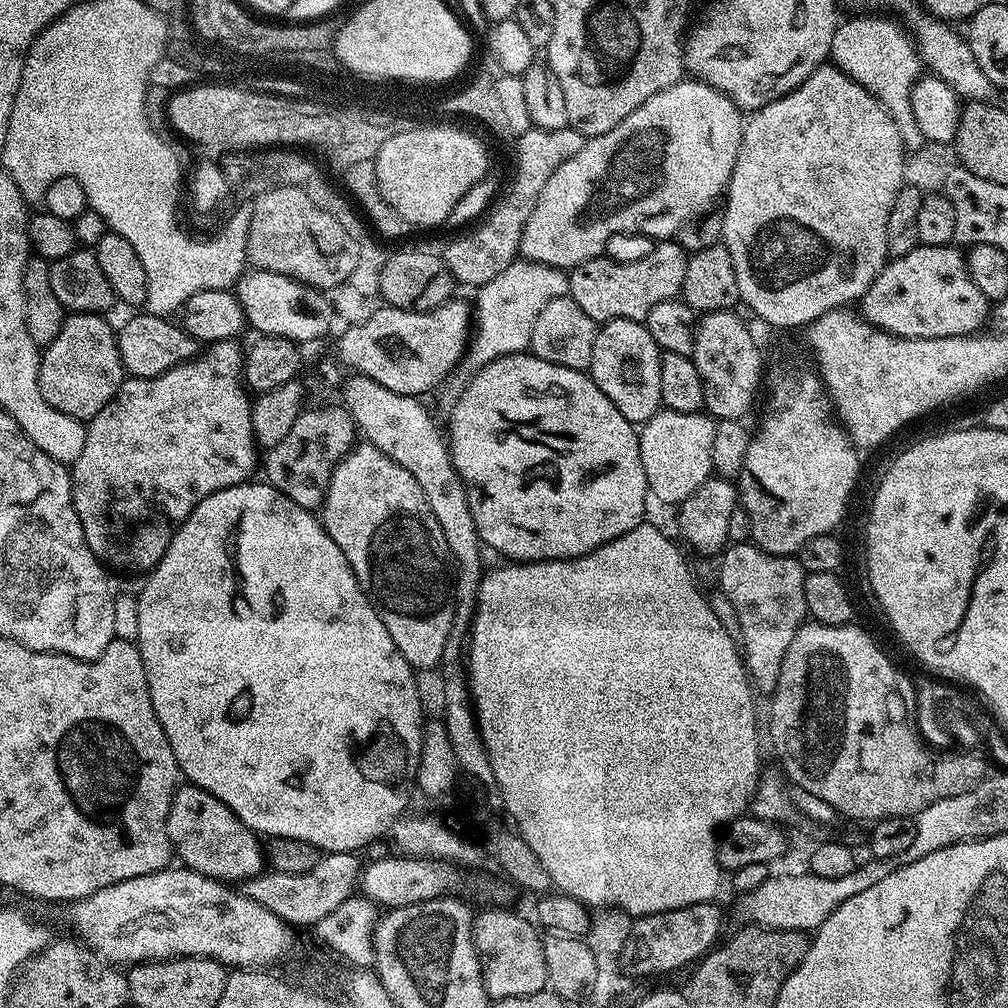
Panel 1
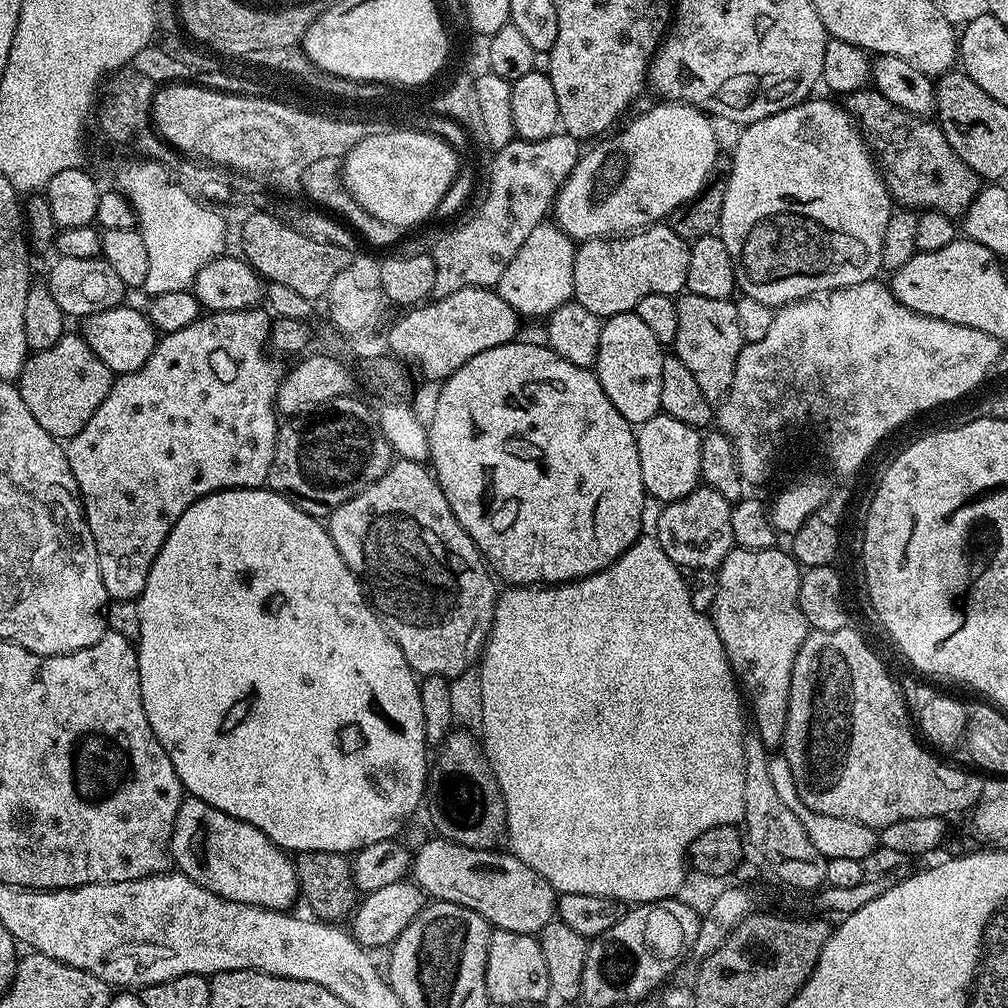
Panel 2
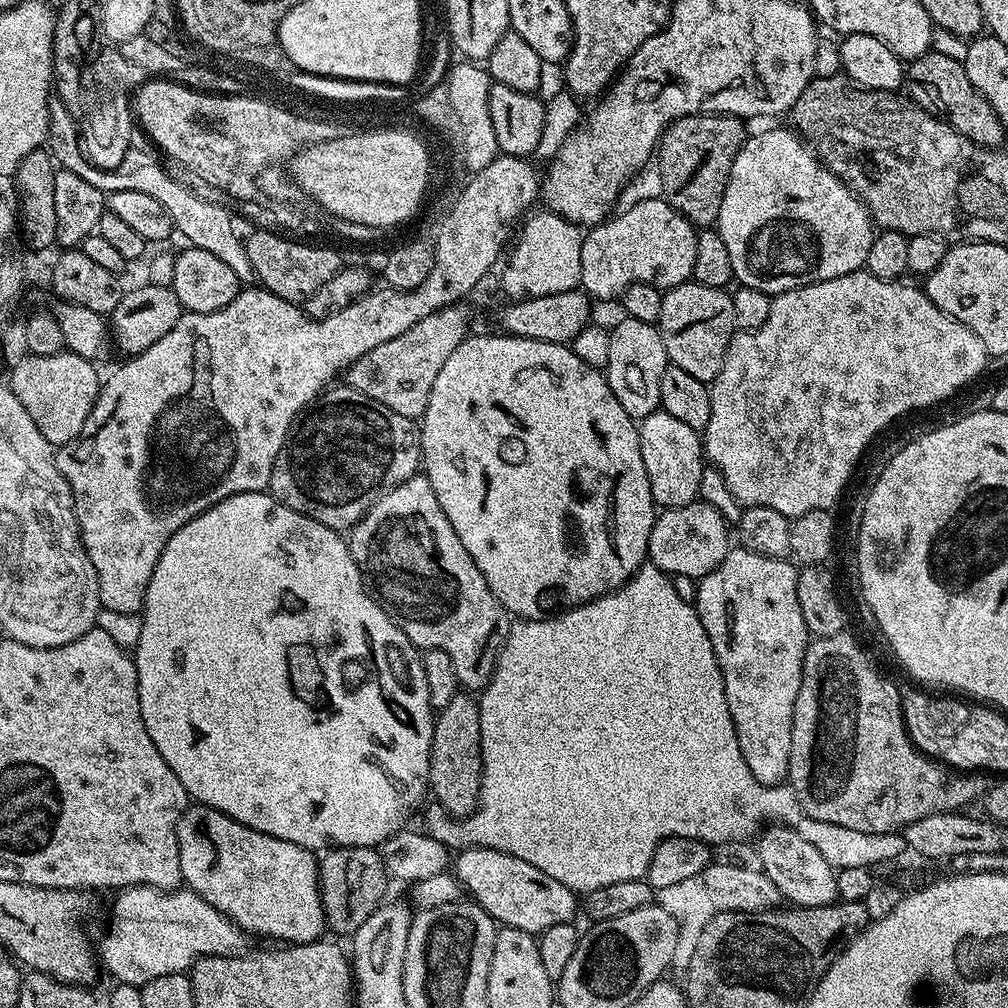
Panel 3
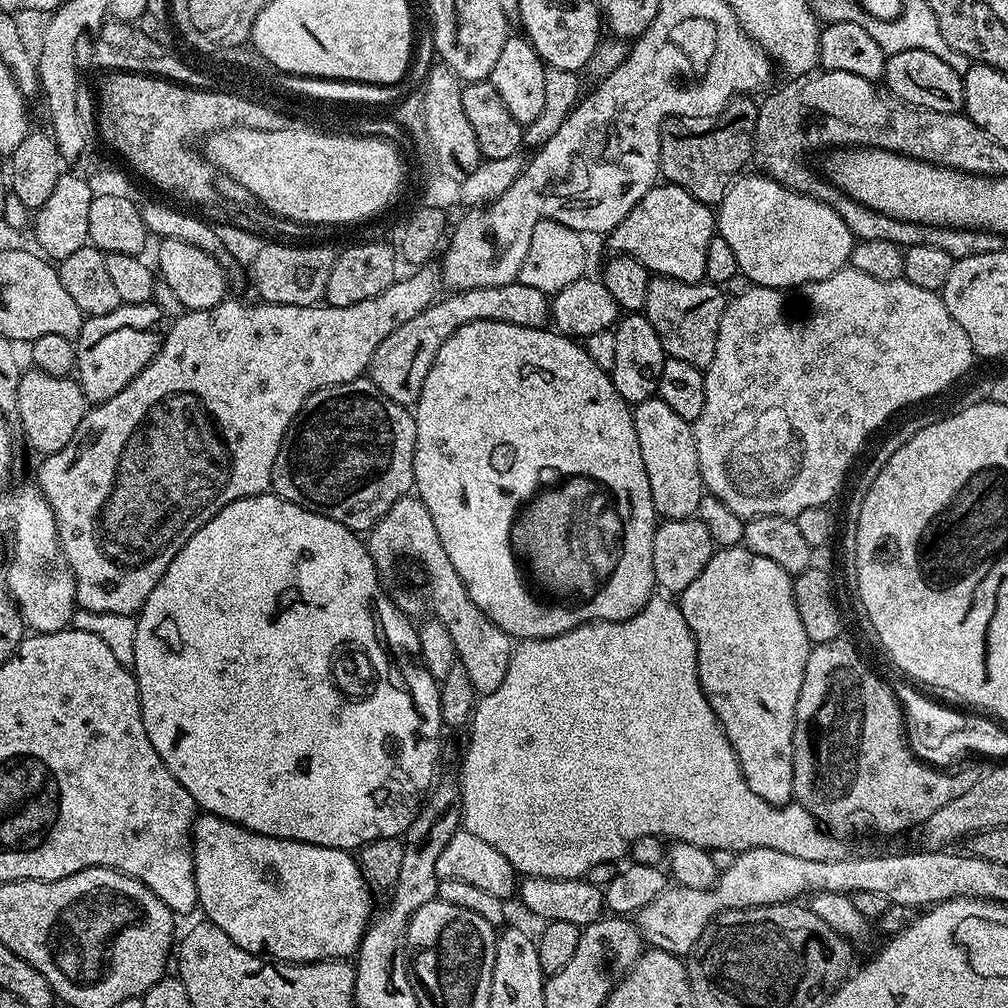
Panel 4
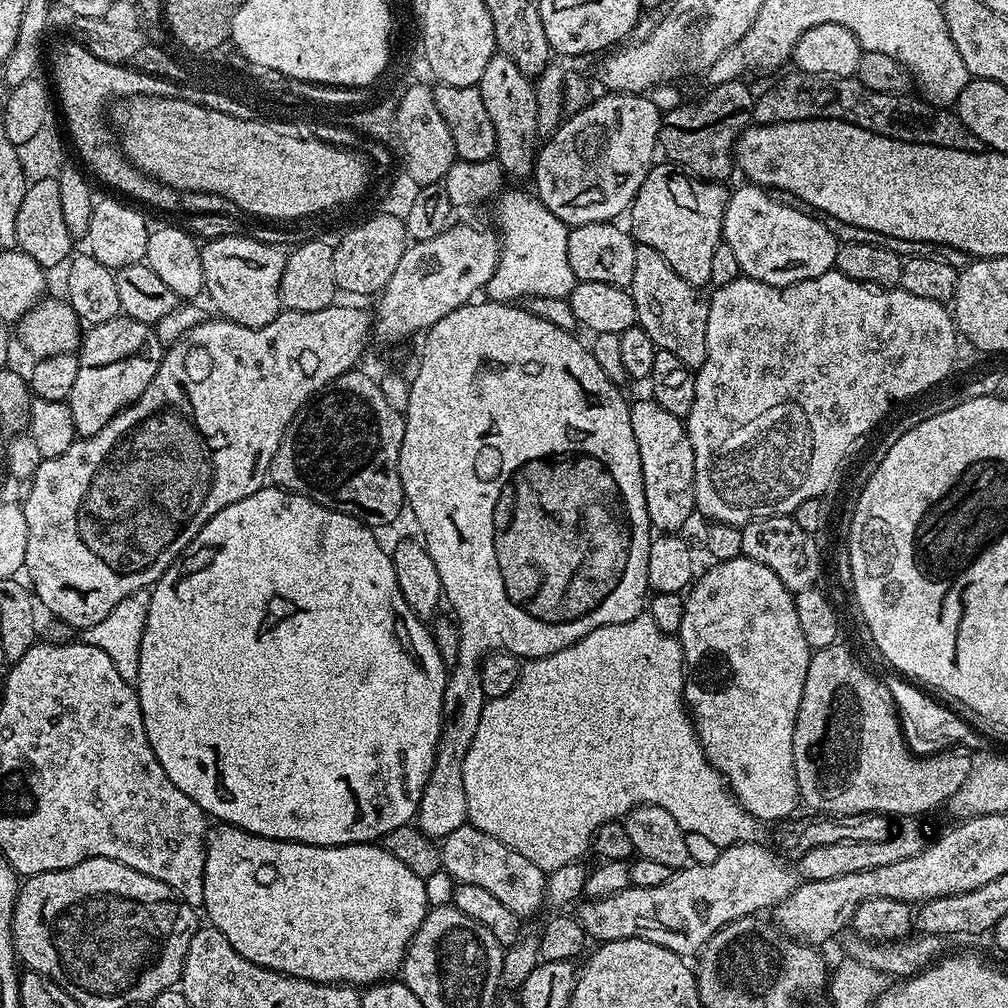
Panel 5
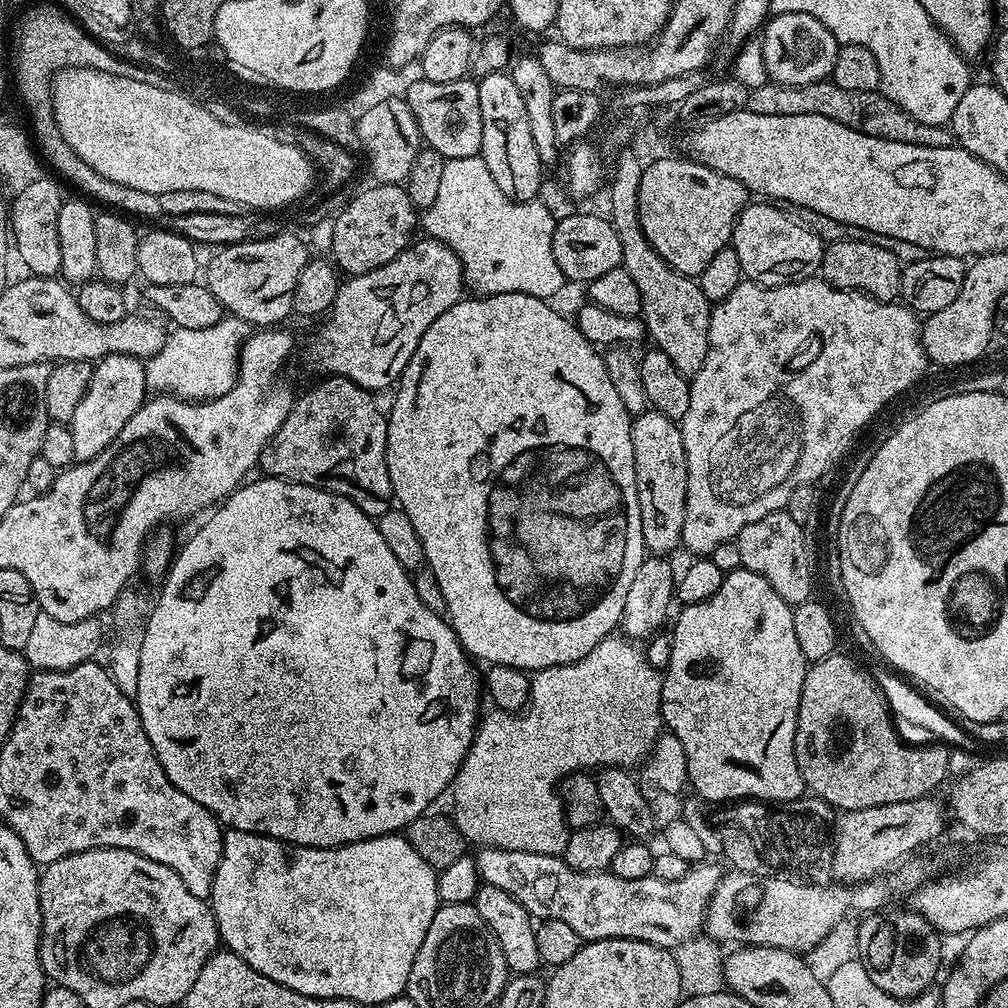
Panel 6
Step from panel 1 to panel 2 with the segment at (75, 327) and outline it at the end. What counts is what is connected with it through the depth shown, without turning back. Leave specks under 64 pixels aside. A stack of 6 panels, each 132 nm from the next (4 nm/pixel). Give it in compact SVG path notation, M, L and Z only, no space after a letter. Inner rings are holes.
M65 334L57 344L41 352L32 352L24 361L18 377L18 387L22 402L30 409L30 414L38 421L38 426L61 442L67 442L84 429L86 422L94 418L94 410L110 394L114 374L90 350L83 336Z

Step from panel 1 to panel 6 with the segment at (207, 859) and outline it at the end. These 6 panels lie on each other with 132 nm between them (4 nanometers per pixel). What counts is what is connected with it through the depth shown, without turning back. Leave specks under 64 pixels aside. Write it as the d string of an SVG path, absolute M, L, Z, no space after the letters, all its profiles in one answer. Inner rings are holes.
M228 828L224 833L222 858L214 874L210 903L212 913L216 916L216 925L220 931L223 947L238 954L238 958L242 958L242 962L258 970L258 974L266 974L266 978L303 996L313 996L323 1000L353 1000L358 1006L364 1004L379 1006L396 996L405 995L410 978L410 966L414 966L414 958L418 958L418 949L426 939L426 930L430 930L430 922L434 922L434 914L442 903L437 877L437 869L431 868L426 858L422 858L422 854L418 854L418 850L410 846L408 837L404 834L375 836L369 840L344 844L341 848L300 848L297 844L286 844L282 840L260 836L257 832Z

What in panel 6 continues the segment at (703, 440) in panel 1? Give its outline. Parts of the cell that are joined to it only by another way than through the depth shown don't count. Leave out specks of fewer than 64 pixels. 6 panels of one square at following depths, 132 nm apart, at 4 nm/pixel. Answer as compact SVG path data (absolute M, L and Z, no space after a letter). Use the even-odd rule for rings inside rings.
M655 410L643 412L632 422L634 474L638 490L638 510L642 514L642 538L652 554L669 554L682 544L682 522L686 518L688 467L680 425Z

